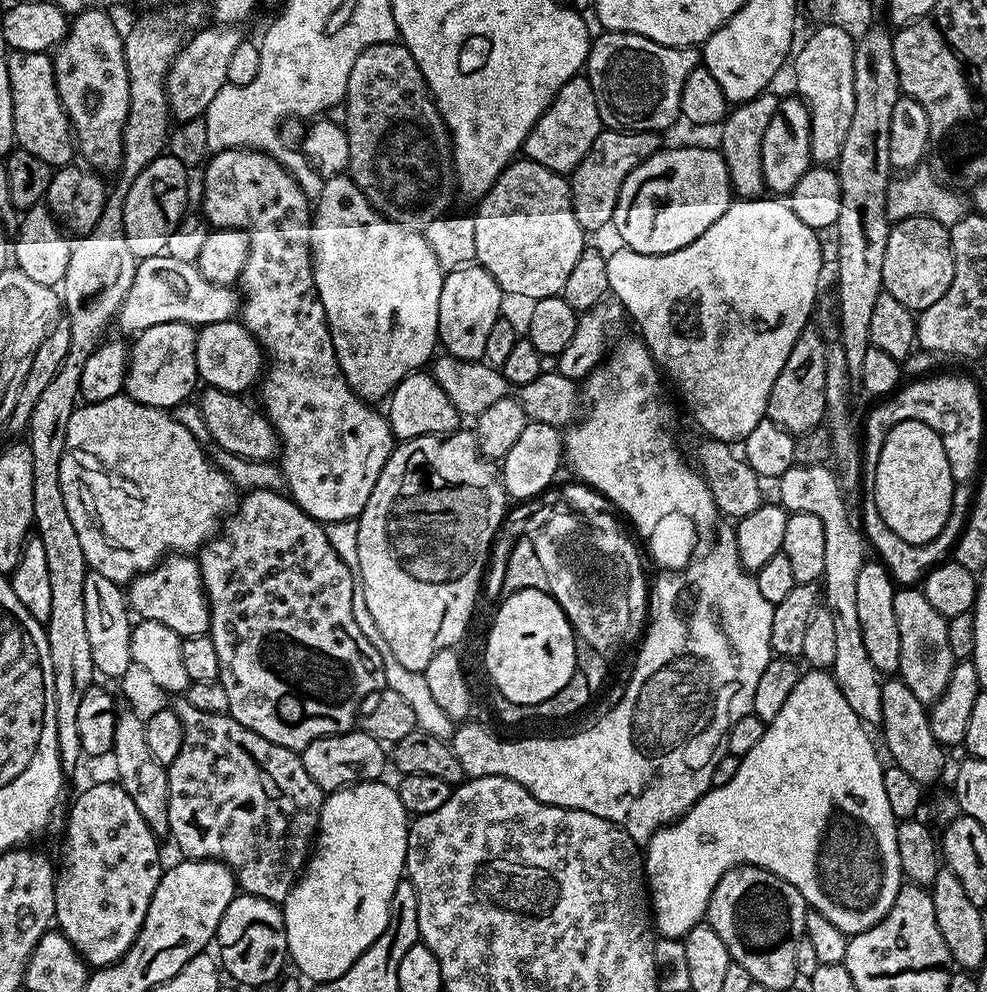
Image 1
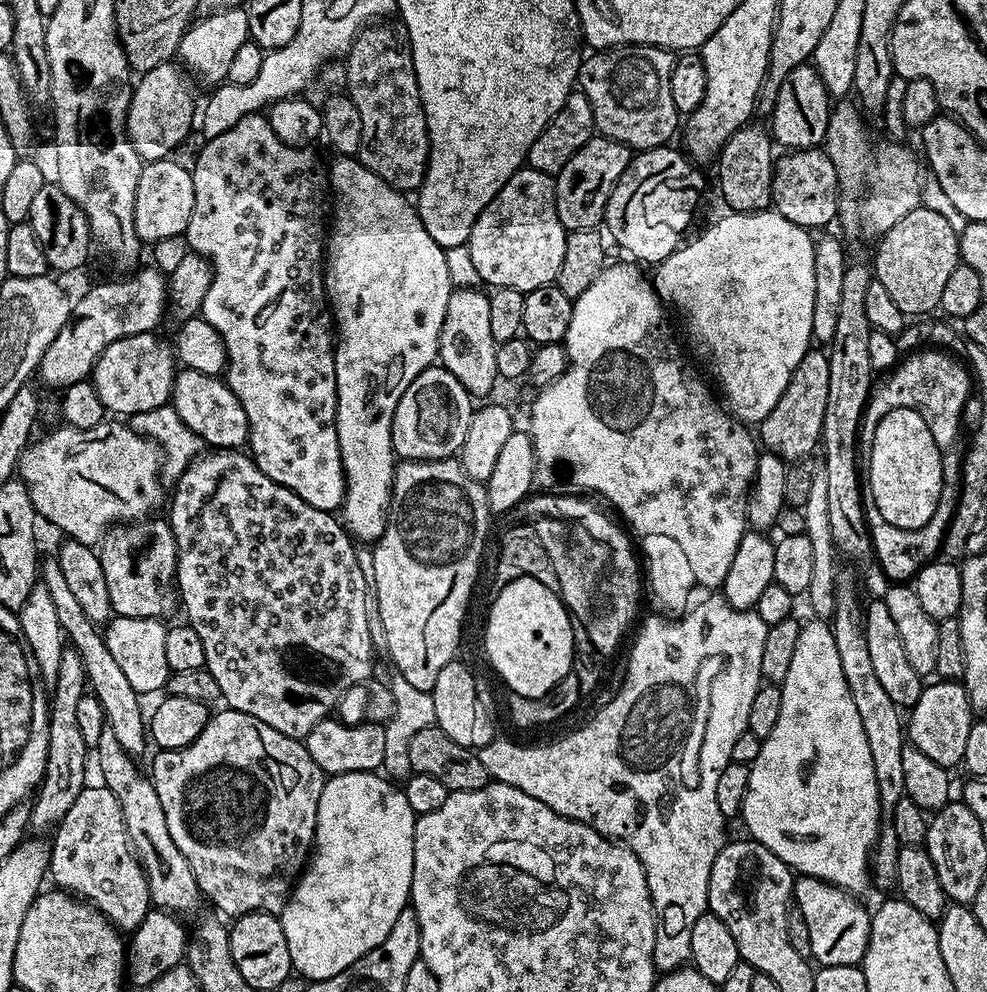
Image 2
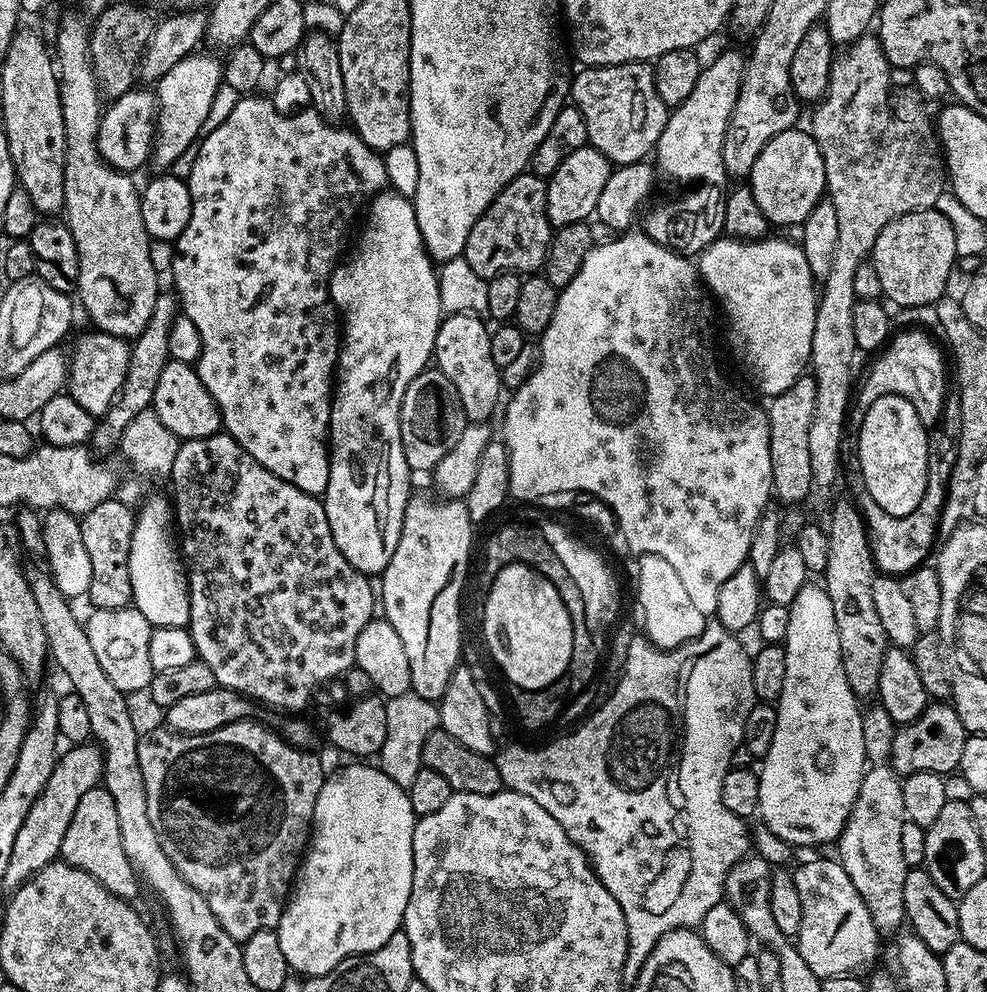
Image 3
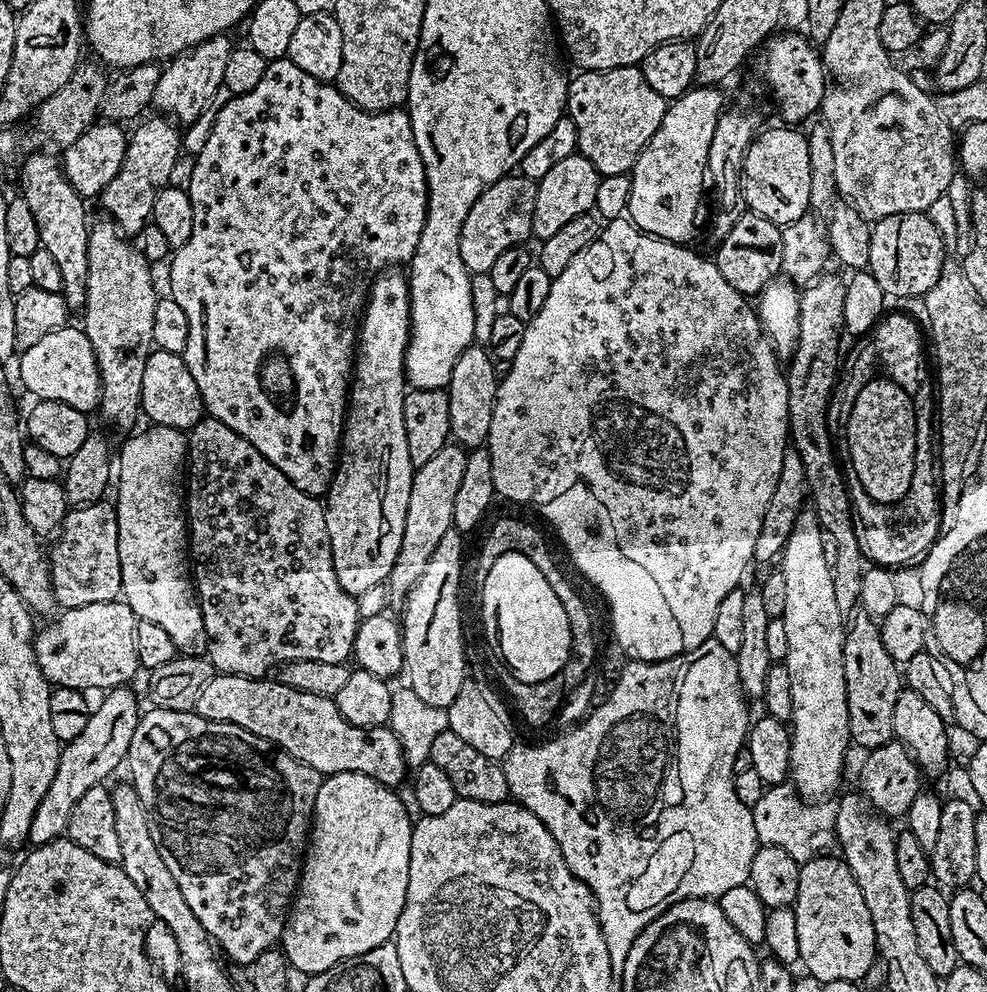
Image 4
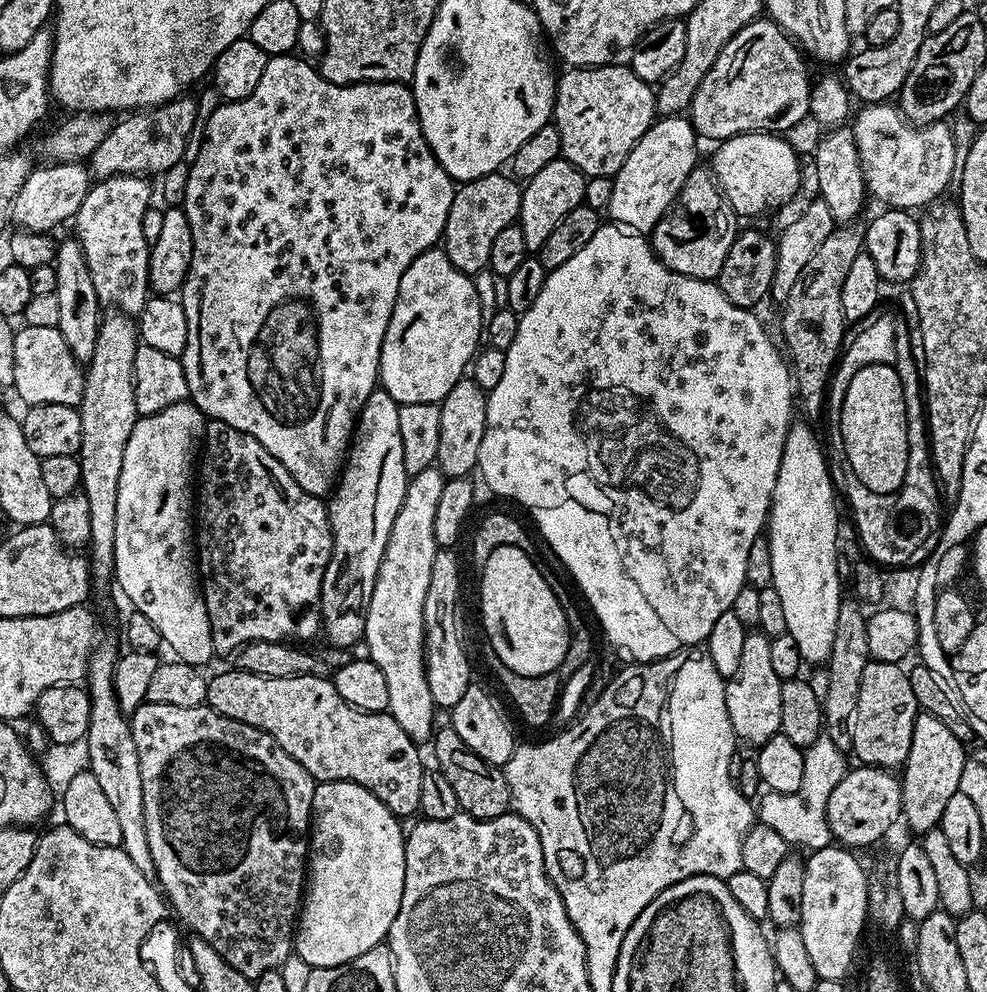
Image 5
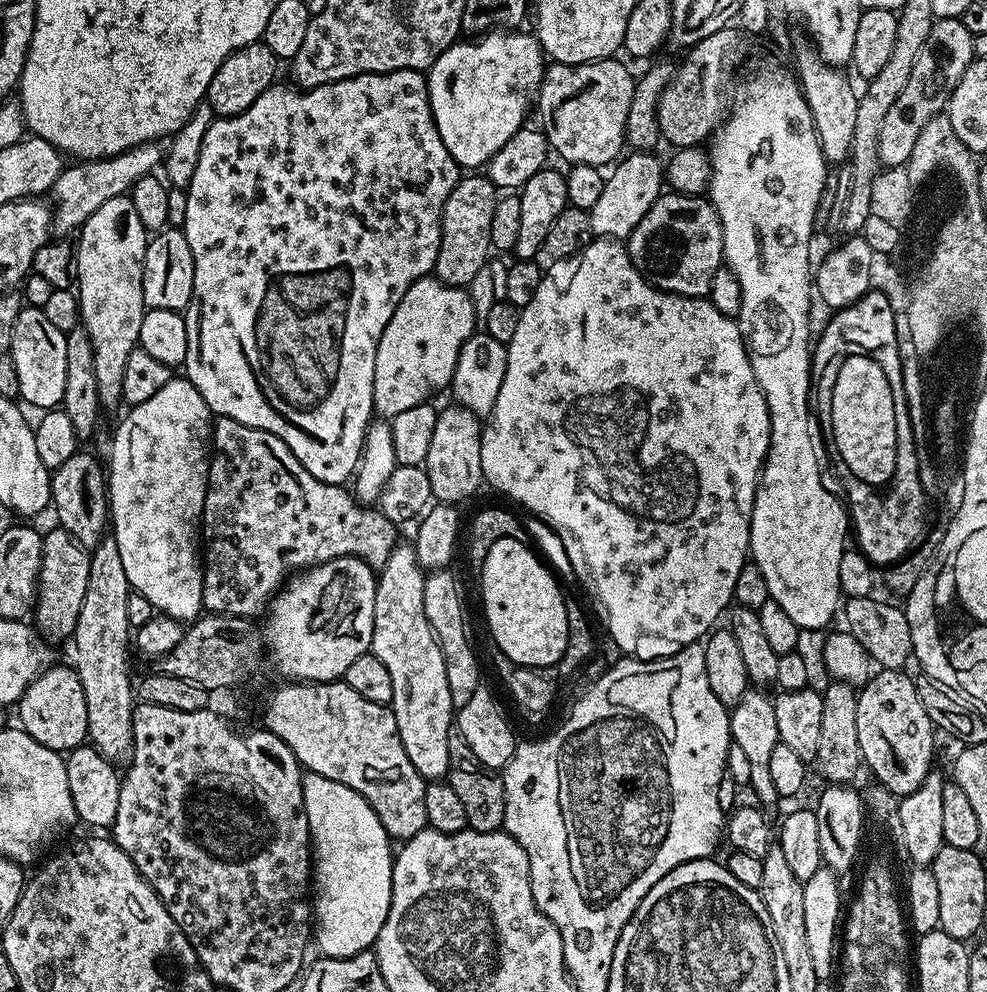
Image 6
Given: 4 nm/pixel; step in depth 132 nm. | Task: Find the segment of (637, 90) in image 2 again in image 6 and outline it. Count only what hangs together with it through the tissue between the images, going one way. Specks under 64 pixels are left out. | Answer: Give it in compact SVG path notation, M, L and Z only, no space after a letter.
M620 58L591 60L589 64L549 63L544 70L544 81L540 84L538 108L540 104L540 116L544 119L542 131L548 137L551 151L568 160L569 165L585 164L598 169L603 169L604 164L611 165L626 148L626 118L630 114L630 104L634 102L636 81L637 77L632 76L631 70Z

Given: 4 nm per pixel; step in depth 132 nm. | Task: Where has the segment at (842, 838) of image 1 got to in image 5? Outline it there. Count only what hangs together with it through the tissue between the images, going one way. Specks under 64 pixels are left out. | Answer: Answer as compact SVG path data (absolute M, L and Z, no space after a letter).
M793 422L788 427L786 434L786 446L782 446L782 462L778 466L778 482L774 482L774 494L772 495L772 505L768 511L768 523L766 525L766 539L770 546L770 566L774 569L772 575L772 588L778 590L778 598L782 602L782 610L786 613L787 632L794 638L794 642L798 642L798 650L802 654L805 662L812 666L820 666L825 663L830 654L830 650L834 646L834 622L838 622L838 606L842 599L842 587L838 580L838 566L836 565L836 557L838 549L836 549L836 539L840 536L840 512L836 509L836 492L832 489L832 476L828 473L828 464L824 461L824 452L826 456L826 448L821 440L816 437L816 432L808 424L800 424Z

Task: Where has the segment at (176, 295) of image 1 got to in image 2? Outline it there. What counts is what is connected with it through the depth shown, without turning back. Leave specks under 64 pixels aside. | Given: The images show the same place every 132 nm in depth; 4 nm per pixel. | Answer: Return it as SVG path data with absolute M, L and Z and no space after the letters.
M141 267L129 280L112 280L109 284L96 284L80 301L72 304L72 313L68 315L68 323L62 326L62 330L50 342L46 354L42 354L38 369L38 380L48 388L63 390L74 382L82 382L89 379L92 367L98 362L102 350L110 346L118 338L130 338L130 334L142 334L143 332L156 332L159 329L160 319L166 316L168 302L168 286L165 273L157 272L155 267Z

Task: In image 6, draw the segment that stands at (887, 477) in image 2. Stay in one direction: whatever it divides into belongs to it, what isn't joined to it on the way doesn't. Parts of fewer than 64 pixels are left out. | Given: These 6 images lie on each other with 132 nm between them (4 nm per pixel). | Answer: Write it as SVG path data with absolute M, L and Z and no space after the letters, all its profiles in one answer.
M848 354L839 361L834 374L840 379L836 384L836 404L832 404L840 452L864 480L884 480L892 472L892 391L884 365L867 354Z

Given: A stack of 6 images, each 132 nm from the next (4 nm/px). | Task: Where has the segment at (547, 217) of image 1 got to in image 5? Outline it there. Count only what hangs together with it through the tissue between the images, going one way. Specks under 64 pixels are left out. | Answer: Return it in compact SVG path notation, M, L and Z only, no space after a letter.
M497 170L482 178L465 180L457 187L454 202L450 202L450 214L446 218L442 247L450 262L467 276L475 277L476 273L488 268L490 245L501 230L517 223L520 214L521 185L511 175L503 176Z

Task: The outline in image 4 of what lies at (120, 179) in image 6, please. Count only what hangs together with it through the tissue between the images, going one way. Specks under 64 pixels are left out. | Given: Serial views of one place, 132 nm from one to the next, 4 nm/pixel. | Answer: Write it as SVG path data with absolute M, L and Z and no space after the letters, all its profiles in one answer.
M224 34L211 36L209 40L195 44L188 51L181 52L179 56L174 56L167 61L158 78L158 86L154 86L151 107L159 115L171 118L177 125L193 124L198 114L202 114L202 110L210 106L214 92L224 87L226 61L230 59L234 47L233 41L228 41L228 38Z

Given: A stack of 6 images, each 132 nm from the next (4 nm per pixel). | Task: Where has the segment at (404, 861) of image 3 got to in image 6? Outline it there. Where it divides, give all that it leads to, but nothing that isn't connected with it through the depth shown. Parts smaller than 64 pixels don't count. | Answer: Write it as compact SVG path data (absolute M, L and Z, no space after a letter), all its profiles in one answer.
M310 771L303 773L302 794L304 813L308 819L308 835L312 849L311 883L314 885L314 944L321 948L324 956L346 958L359 952L367 952L375 945L378 934L386 922L392 897L392 861L394 844L386 834L378 814L350 786L322 778L322 774Z

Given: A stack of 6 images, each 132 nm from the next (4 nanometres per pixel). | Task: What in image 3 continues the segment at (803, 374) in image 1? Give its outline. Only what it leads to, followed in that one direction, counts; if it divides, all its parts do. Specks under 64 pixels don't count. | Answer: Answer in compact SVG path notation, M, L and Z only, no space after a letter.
M811 374L800 376L782 394L771 397L767 405L768 425L770 426L770 466L772 467L772 491L775 499L780 499L784 506L796 506L799 500L807 501L812 494L812 475L810 474L810 418L814 414L816 401L816 379Z

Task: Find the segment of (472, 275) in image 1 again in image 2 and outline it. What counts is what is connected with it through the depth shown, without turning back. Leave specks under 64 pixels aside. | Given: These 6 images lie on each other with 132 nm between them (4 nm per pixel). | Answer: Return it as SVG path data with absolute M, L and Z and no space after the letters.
M458 288L450 294L450 302L446 302L446 318L440 331L440 346L438 349L439 363L474 398L484 398L495 384L498 384L496 374L496 346L494 334L490 334L490 302L489 293L480 288Z

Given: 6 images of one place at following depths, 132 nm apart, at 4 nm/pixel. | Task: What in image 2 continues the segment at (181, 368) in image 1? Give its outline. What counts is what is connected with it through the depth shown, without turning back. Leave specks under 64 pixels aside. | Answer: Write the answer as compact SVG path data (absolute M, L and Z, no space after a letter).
M143 332L142 334L130 334L130 338L118 338L102 350L96 365L92 367L91 382L98 390L98 398L102 398L102 406L109 412L117 412L117 417L130 418L142 410L154 410L154 406L162 406L169 403L172 398L174 378L178 371L178 361L174 355L171 343L164 340L156 341L156 332Z

